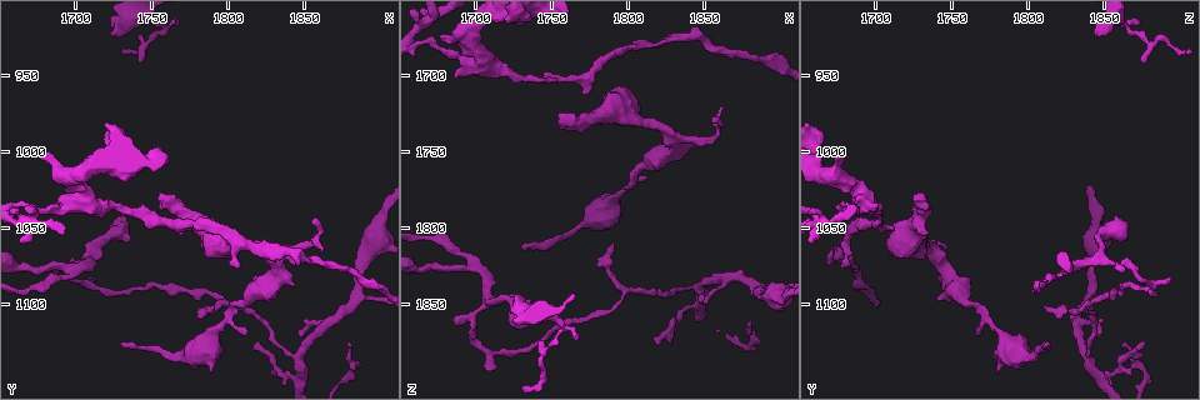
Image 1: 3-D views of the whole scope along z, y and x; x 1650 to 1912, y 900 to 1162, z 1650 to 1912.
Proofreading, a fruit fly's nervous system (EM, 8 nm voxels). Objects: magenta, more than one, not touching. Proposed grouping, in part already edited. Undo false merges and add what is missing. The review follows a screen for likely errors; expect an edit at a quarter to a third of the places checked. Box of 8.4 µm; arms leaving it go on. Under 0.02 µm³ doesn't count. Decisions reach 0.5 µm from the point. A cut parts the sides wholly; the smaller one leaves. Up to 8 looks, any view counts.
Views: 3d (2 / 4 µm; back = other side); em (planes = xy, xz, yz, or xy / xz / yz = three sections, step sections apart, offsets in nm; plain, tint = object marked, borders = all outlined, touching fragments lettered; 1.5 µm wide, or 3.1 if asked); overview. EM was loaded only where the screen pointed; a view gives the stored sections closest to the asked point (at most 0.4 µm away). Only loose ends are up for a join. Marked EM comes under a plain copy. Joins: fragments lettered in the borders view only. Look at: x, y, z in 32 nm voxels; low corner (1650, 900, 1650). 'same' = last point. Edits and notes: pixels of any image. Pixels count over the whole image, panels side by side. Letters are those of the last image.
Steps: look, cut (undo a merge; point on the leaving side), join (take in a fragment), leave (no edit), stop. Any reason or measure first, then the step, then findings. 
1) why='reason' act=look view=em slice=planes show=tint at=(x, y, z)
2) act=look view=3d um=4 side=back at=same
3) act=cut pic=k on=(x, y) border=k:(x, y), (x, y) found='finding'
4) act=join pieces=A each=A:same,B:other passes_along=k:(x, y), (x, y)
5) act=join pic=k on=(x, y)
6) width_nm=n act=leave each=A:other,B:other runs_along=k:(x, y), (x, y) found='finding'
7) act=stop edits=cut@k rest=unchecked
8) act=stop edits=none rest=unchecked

why='calibre changes' act=look view=3d um=4 side=back at=(1772, 1132, 1798)

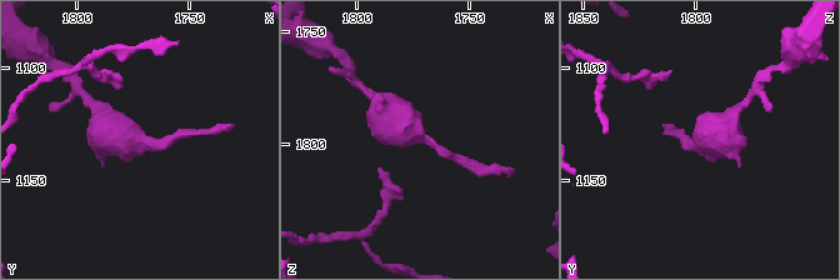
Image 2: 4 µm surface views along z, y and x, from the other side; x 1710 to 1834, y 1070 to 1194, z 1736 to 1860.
act=look view=em slice=yz step=8 show=tint at=(1772, 1132, 1798)

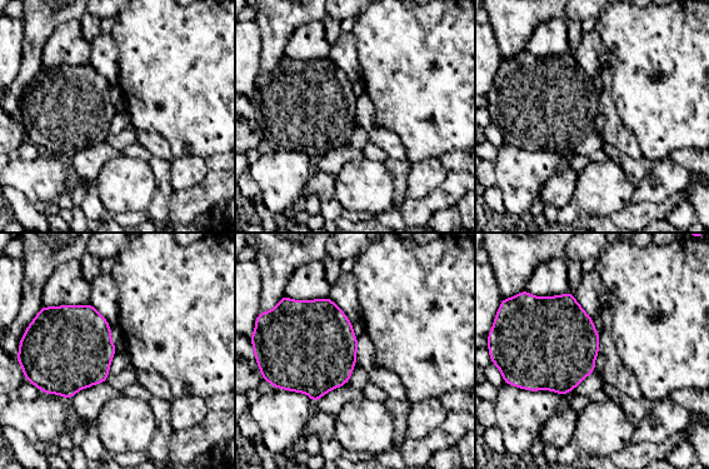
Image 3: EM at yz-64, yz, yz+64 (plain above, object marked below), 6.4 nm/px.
why='another direction' act=look view=em slice=planes show=borders at=same

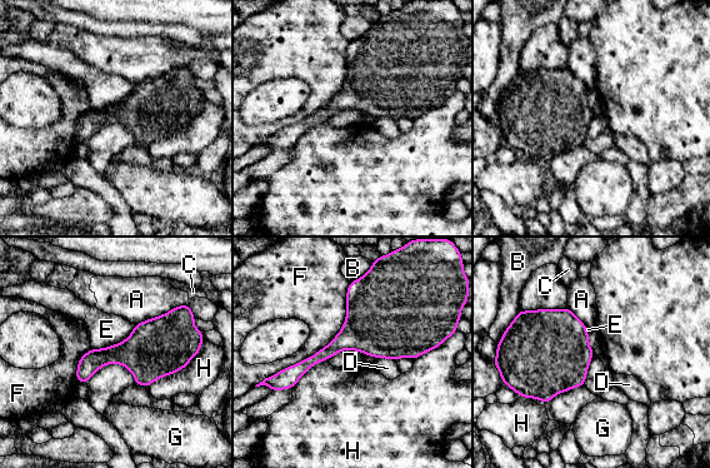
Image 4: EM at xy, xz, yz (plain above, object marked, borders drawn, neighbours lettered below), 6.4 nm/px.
longest_contact=F:800nm act=leave each=A:other,B:other,C:other,D:other,E:other,F:other,G:other,H:other found='one cell here'

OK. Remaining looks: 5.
why='an open end' act=look view=3d um=2 at=(1754, 1028, 1728)

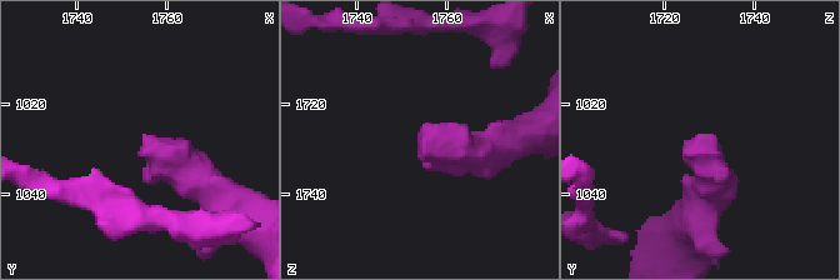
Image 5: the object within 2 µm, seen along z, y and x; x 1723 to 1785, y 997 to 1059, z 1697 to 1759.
act=look view=em slice=xy step=8 show=borders at=(1755, 1027, 1728)

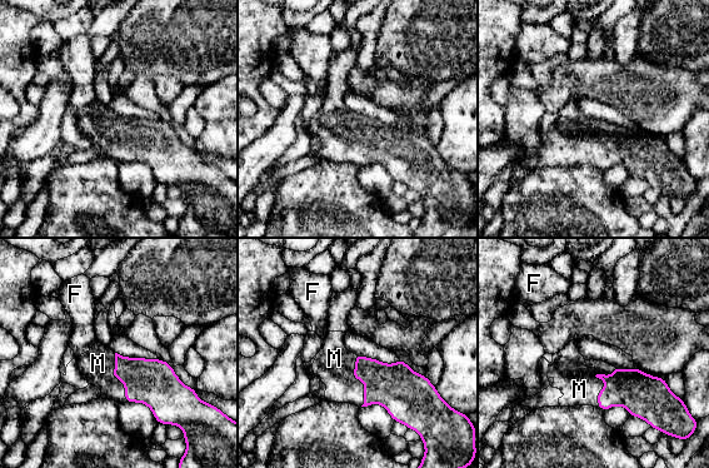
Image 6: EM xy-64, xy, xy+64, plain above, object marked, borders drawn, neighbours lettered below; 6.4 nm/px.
act=join pic=6 on=(334, 358) each=F:other,M:same found='the cell continues'

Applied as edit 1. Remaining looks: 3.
why='redraw' act=look view=overview

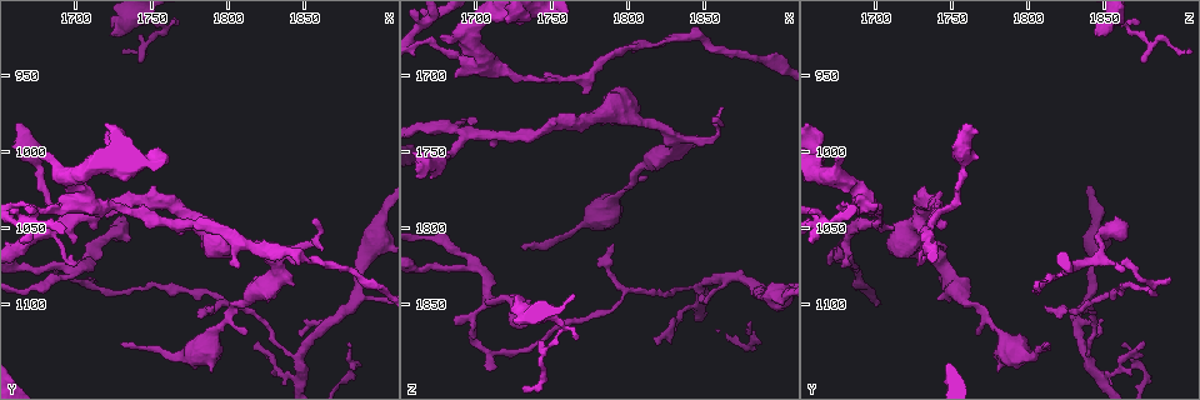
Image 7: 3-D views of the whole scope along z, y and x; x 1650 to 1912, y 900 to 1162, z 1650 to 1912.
why='stops while still wide' act=look view=em slice=planes show=borders at=(1722, 922, 1846)

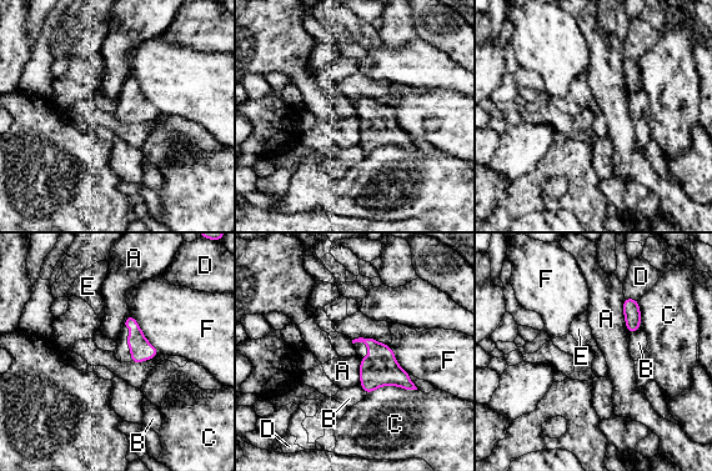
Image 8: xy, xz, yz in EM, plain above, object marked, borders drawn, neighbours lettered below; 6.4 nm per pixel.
act=leave each=A:other,B:other,C:other,D:other,E:other,F:other border=8:(623, 296), (623, 320), (628, 335) found='none of them fits'

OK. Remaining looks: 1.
act=stop edits=join@6 rest=unchecked

